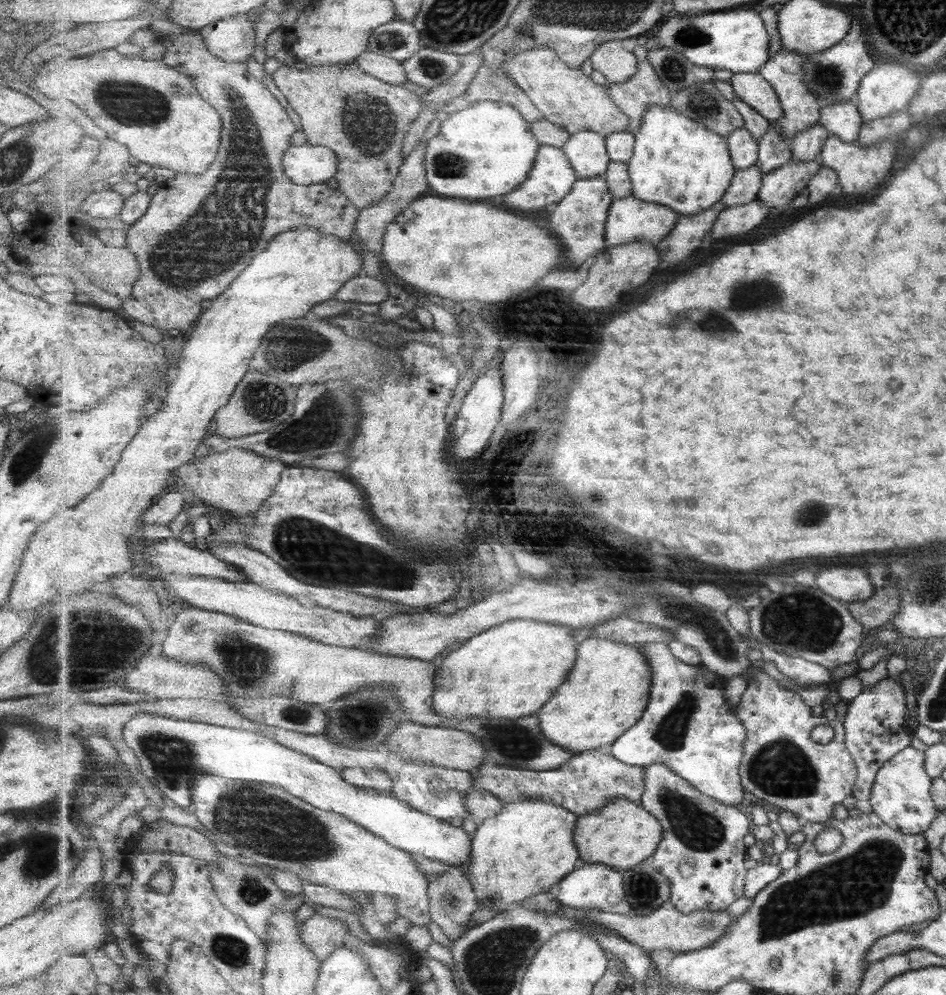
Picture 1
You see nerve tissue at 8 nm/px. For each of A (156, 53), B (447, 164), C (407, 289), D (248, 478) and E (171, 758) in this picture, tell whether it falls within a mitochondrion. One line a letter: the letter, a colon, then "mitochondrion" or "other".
A: other
B: mitochondrion
C: other
D: other
E: mitochondrion

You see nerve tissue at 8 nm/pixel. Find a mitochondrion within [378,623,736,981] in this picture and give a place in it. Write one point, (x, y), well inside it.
(692, 824)

